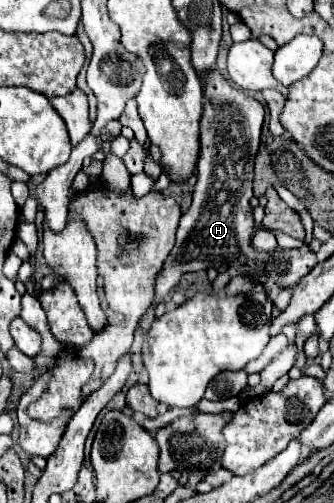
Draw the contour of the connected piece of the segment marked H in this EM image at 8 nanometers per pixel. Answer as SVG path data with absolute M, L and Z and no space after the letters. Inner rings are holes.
M215 67L199 73L199 77L203 81L205 97L197 185L193 191L193 203L181 217L175 247L167 257L163 271L157 275L155 295L167 297L183 273L209 267L231 267L239 275L247 275L253 283L261 283L269 295L279 289L295 287L299 279L317 265L317 255L313 251L309 251L305 245L299 249L275 251L257 251L251 247L255 221L249 199L253 197L253 163L259 149L263 105L235 89Z

